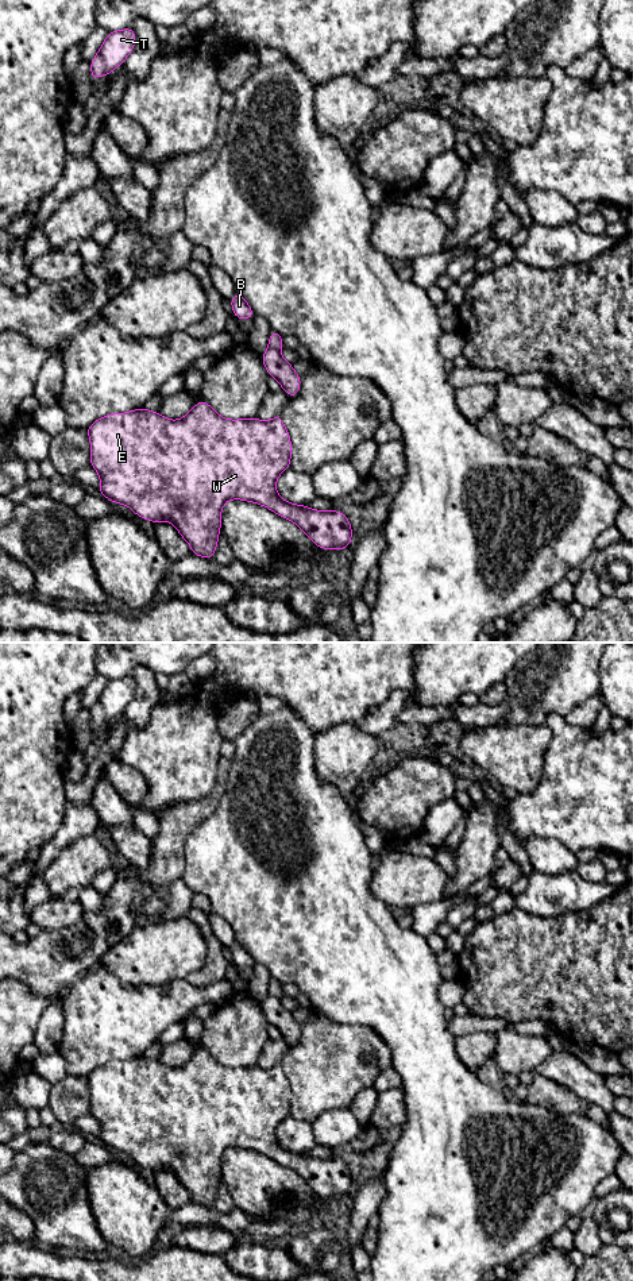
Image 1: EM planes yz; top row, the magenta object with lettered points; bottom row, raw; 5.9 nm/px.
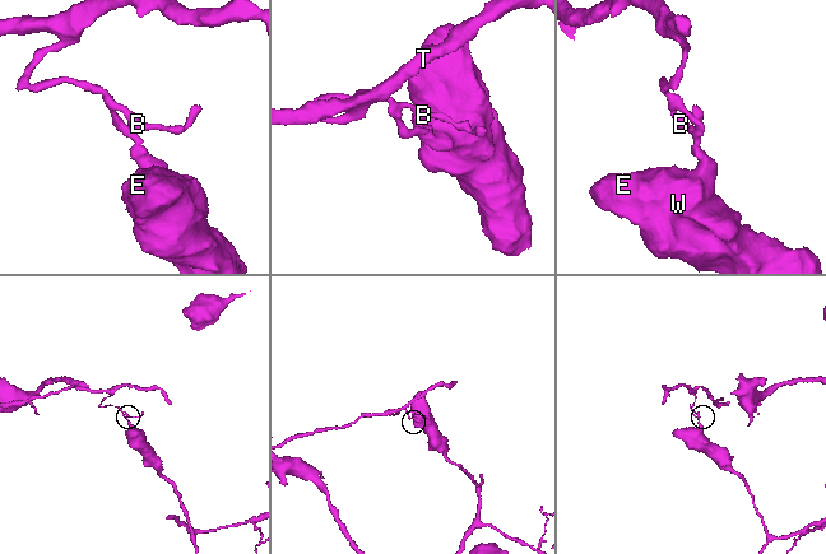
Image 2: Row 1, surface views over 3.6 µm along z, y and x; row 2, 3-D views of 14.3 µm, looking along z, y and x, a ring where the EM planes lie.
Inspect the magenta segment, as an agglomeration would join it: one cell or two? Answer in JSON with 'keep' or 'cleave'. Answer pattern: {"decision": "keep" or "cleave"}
{"decision": "cleave"}

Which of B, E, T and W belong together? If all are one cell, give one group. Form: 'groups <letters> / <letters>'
groups B T / E W

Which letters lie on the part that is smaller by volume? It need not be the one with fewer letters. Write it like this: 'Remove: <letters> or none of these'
Remove: B, T

